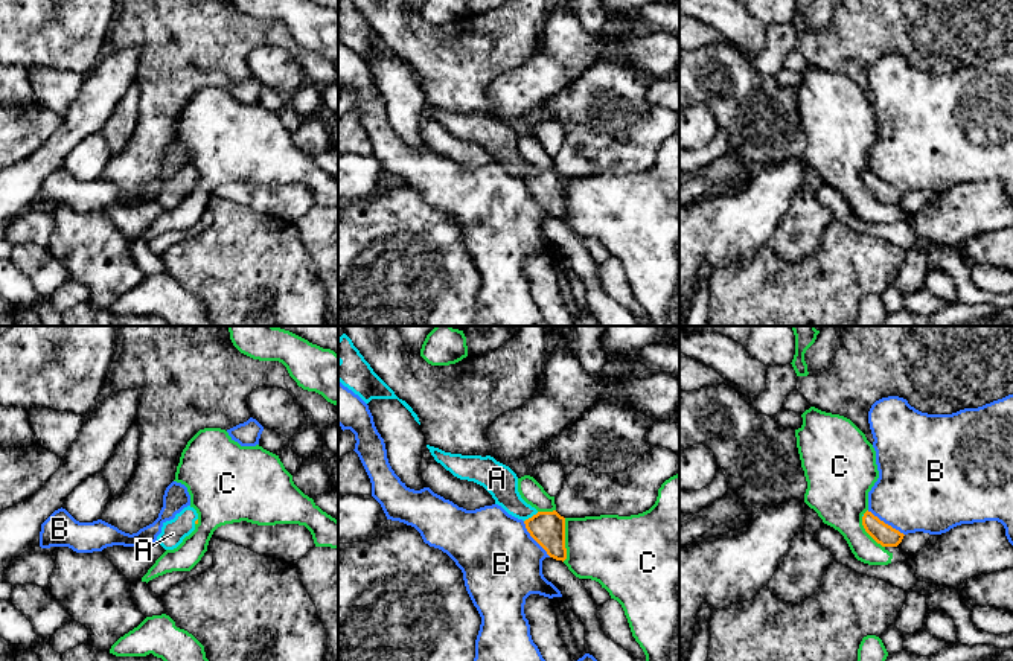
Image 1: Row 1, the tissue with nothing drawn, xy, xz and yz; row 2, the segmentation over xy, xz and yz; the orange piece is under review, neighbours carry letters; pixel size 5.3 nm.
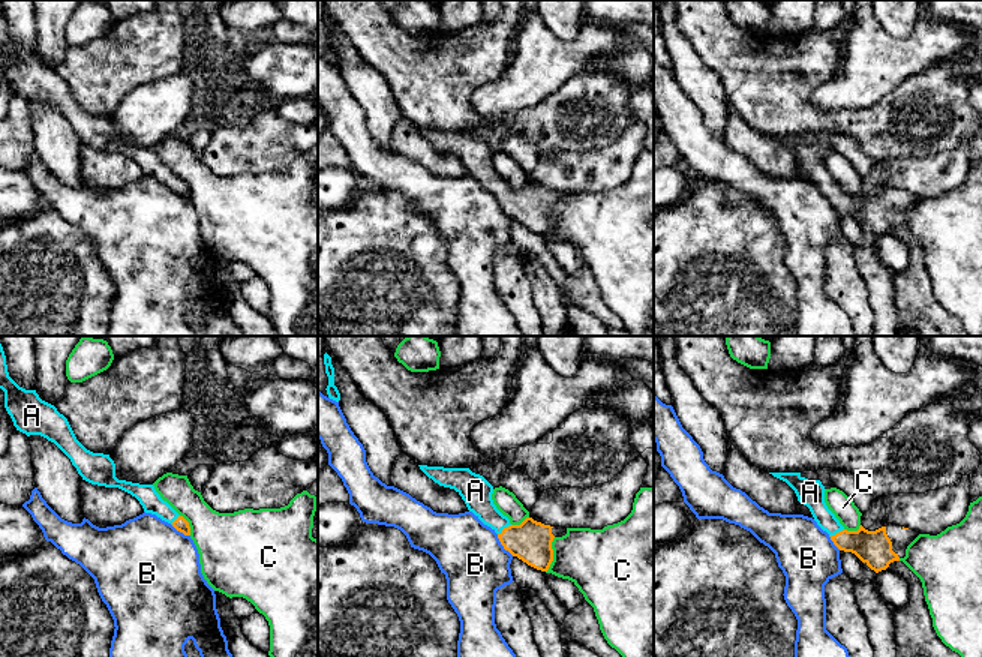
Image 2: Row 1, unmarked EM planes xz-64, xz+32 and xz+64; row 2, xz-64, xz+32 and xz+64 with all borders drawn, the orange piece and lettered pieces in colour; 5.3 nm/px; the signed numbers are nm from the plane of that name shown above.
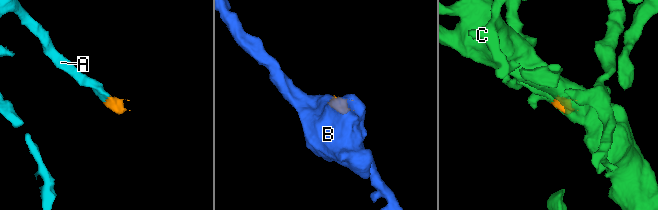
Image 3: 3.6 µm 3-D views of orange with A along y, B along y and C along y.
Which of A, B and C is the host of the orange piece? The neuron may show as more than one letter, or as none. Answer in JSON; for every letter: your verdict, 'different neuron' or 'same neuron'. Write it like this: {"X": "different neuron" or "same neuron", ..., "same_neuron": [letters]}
{"A": "same neuron", "B": "different neuron", "C": "different neuron", "same_neuron": ["A"]}

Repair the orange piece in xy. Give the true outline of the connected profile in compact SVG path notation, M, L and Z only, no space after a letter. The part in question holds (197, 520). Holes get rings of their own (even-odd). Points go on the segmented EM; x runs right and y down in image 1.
M187 506L174 519L163 522L161 533L157 541L165 550L177 548L186 536L189 536L198 524L198 513Z

